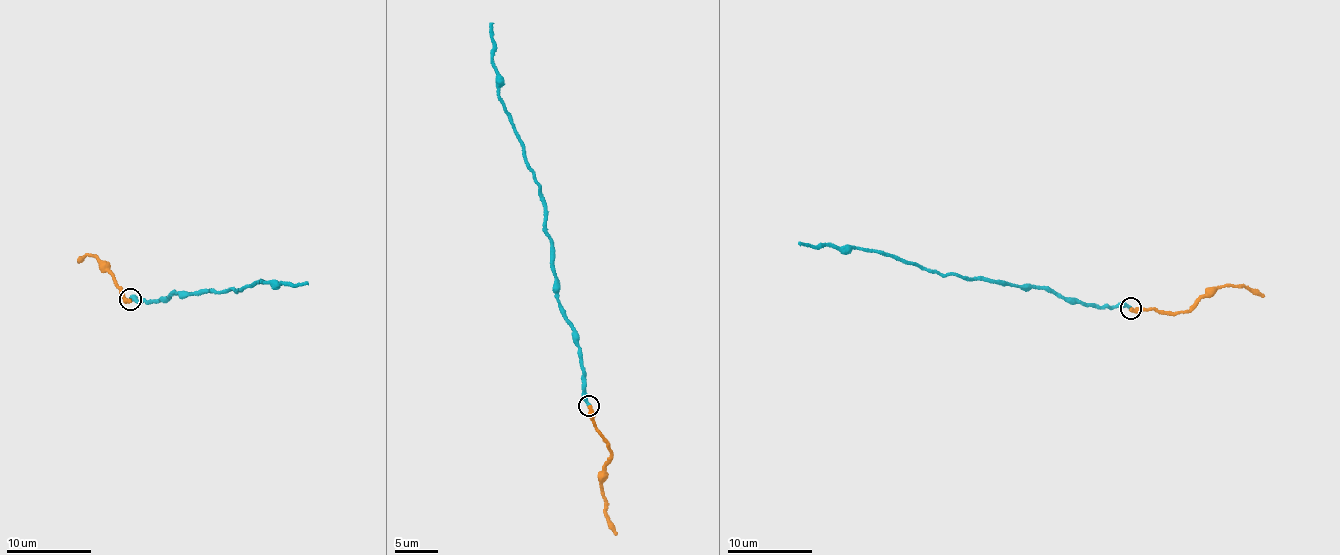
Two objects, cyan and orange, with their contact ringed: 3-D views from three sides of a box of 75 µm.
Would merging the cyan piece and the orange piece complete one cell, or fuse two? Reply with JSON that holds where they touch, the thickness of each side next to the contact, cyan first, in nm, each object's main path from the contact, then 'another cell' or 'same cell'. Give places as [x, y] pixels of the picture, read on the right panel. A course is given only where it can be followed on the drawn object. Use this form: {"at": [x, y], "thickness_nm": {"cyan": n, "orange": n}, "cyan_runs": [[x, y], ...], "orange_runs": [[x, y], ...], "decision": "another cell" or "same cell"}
{"at": [1130, 308], "thickness_nm": {"cyan": 360, "orange": 340}, "cyan_runs": [[1130, 308], [1099, 309], [1039, 287], [943, 277], [858, 247], [812, 248], [799, 241]], "orange_runs": [[1130, 308], [1182, 312], [1220, 288], [1244, 284], [1265, 295]], "decision": "same cell"}

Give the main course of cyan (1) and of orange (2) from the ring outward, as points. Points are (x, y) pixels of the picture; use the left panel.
1: (131, 298), (149, 304), (167, 301), (175, 293), (238, 293), (265, 281), (296, 287), (307, 281)
2: (131, 298), (122, 297), (100, 260), (86, 252), (78, 260)

